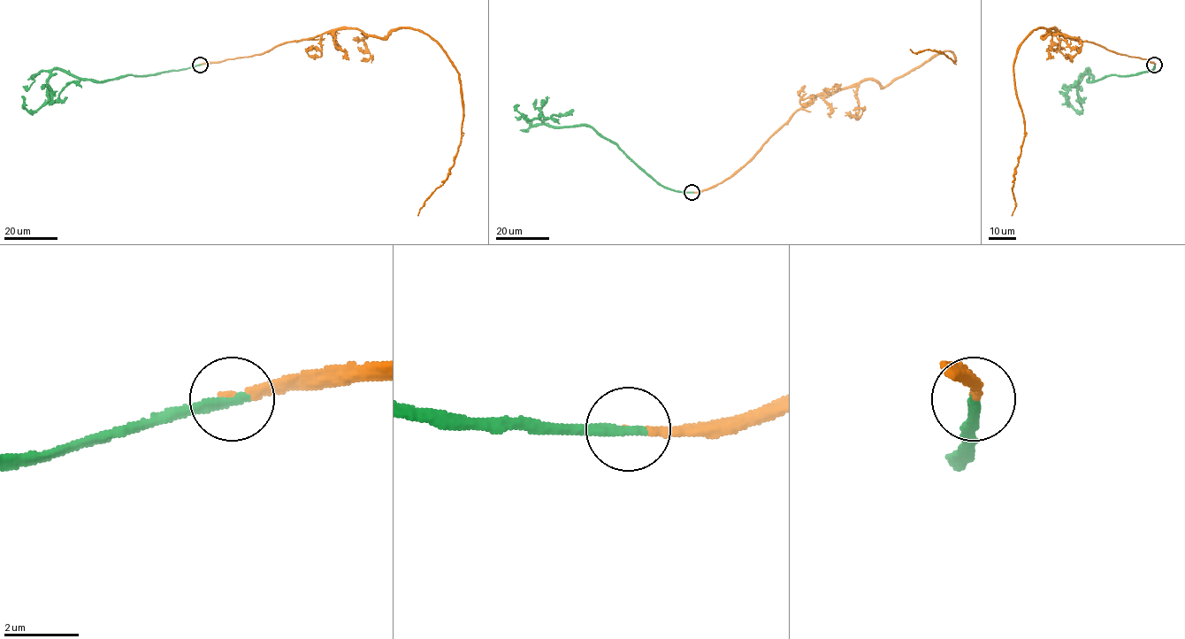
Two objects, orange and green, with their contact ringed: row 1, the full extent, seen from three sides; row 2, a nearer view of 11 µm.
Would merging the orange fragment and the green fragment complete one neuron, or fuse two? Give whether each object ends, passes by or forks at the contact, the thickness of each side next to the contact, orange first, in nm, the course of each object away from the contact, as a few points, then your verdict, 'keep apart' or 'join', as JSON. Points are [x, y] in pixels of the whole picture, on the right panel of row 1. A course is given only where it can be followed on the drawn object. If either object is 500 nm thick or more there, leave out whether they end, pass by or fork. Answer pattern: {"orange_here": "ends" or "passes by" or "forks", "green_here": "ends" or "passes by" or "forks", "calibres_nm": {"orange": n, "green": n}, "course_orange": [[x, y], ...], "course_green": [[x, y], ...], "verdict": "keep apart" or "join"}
{"orange_here": "ends", "green_here": "ends", "calibres_nm": {"orange": 200, "green": 300}, "course_orange": [[1155, 65], [1055, 28], [1045, 37], [1050, 33], [1043, 28], [1029, 34], [1013, 65], [1025, 127], [1012, 215]], "course_green": [[1155, 65], [1135, 74], [1089, 81], [1088, 69], [1078, 87], [1081, 111], [1069, 103], [1069, 96]], "verdict": "join"}

